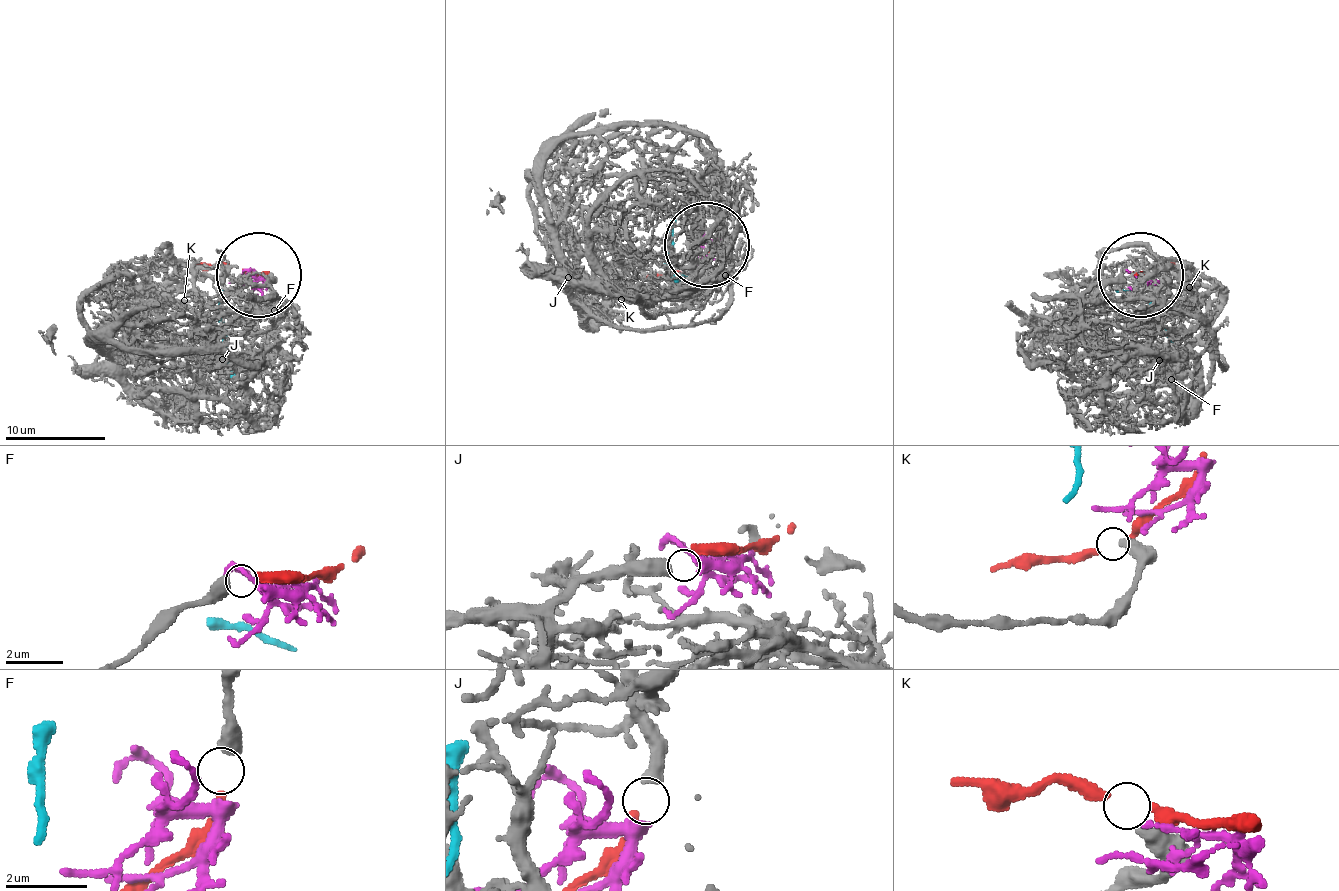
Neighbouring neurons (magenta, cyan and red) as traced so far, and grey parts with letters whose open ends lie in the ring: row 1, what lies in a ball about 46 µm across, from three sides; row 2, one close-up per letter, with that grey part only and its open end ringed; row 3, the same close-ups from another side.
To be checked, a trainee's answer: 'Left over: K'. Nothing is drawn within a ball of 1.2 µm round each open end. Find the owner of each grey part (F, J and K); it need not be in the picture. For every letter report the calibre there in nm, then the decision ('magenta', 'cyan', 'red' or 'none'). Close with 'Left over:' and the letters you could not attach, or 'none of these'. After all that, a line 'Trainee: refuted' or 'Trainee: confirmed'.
F: calibre 460 nm; red
J: calibre 460 nm; magenta
K: calibre 400 nm; none
Left over: K
Trainee: confirmed

